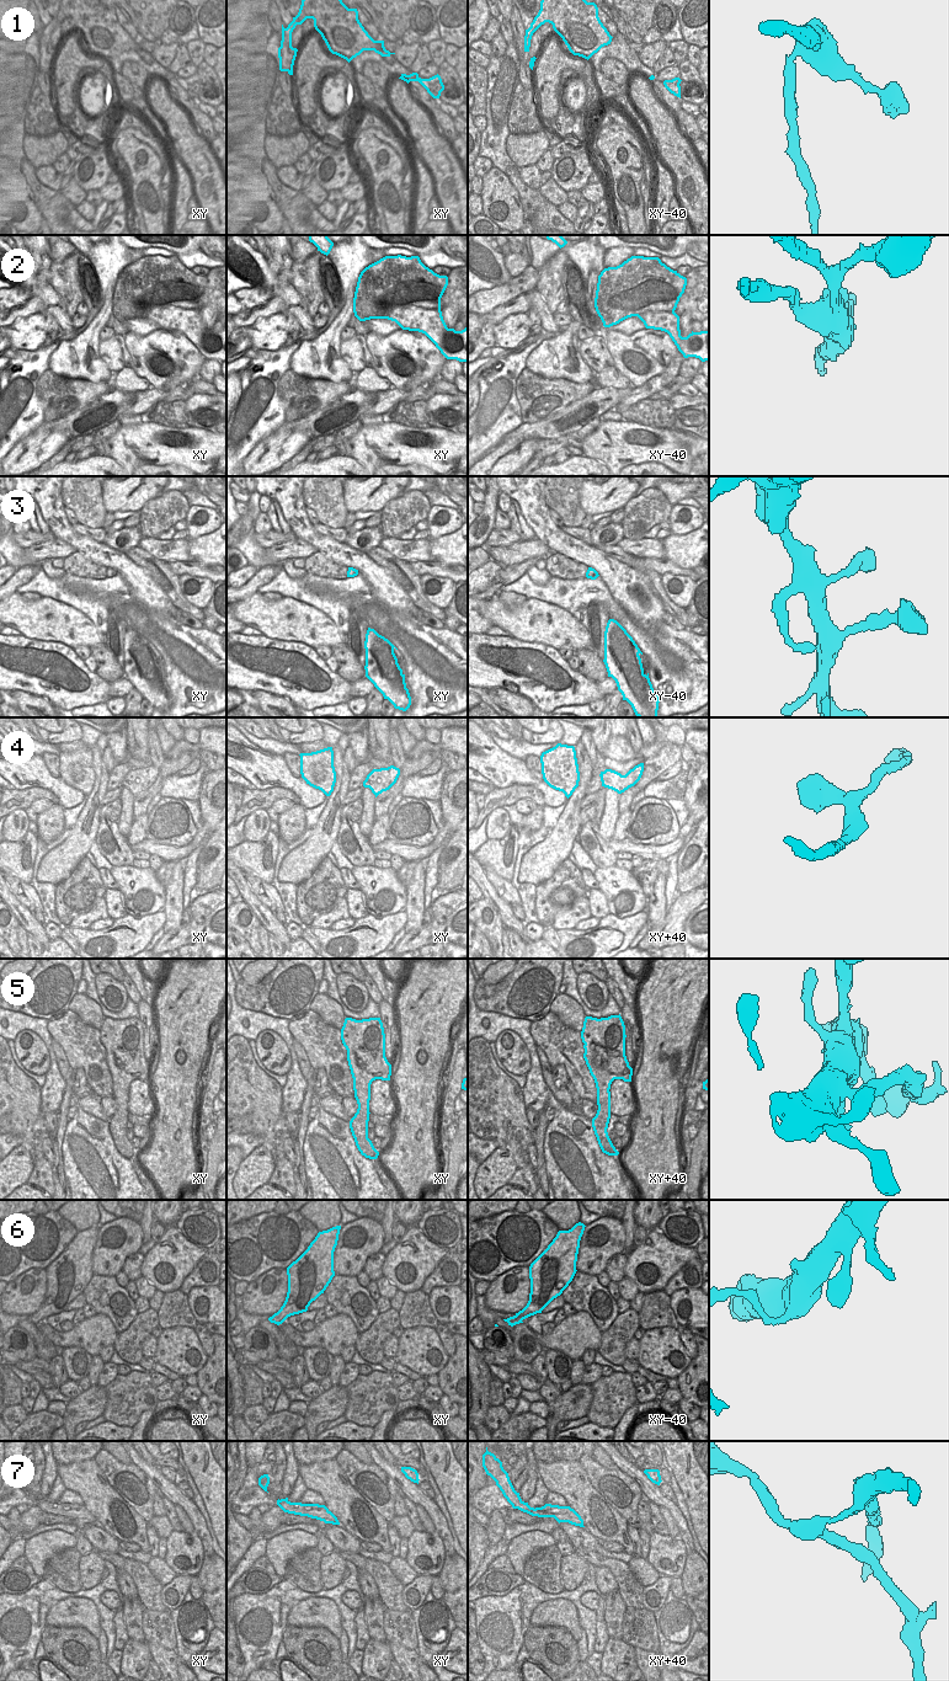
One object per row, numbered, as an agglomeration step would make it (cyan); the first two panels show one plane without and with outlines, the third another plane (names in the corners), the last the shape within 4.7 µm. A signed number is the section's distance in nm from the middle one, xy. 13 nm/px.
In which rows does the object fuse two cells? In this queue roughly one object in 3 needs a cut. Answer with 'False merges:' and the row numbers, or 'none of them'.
False merges: 2, 6, 7

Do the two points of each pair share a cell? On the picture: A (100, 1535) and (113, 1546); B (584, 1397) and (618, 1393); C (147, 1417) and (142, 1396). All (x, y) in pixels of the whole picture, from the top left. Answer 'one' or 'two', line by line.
A: one
B: two
C: two

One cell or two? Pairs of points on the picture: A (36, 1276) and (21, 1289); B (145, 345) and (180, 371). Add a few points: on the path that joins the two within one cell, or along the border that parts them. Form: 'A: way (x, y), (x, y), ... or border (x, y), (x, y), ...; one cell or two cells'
A: way (32, 1280), (25, 1287); one cell
B: way (154, 353), (171, 362); one cell

